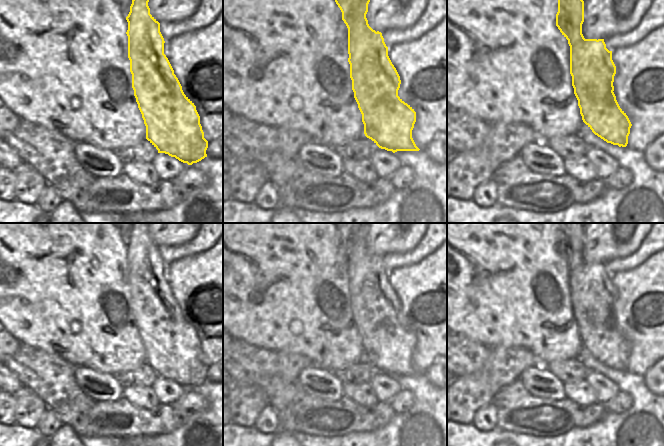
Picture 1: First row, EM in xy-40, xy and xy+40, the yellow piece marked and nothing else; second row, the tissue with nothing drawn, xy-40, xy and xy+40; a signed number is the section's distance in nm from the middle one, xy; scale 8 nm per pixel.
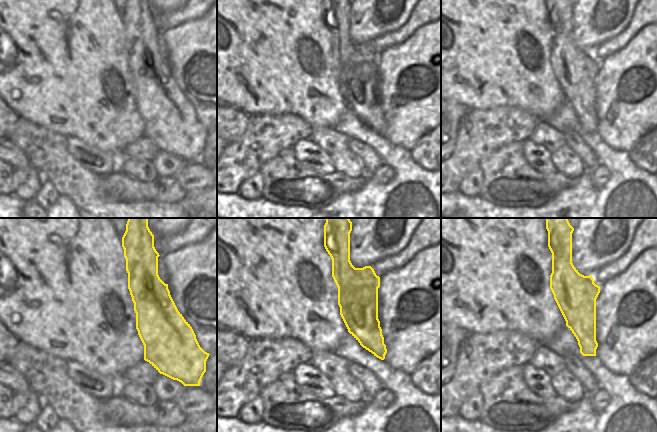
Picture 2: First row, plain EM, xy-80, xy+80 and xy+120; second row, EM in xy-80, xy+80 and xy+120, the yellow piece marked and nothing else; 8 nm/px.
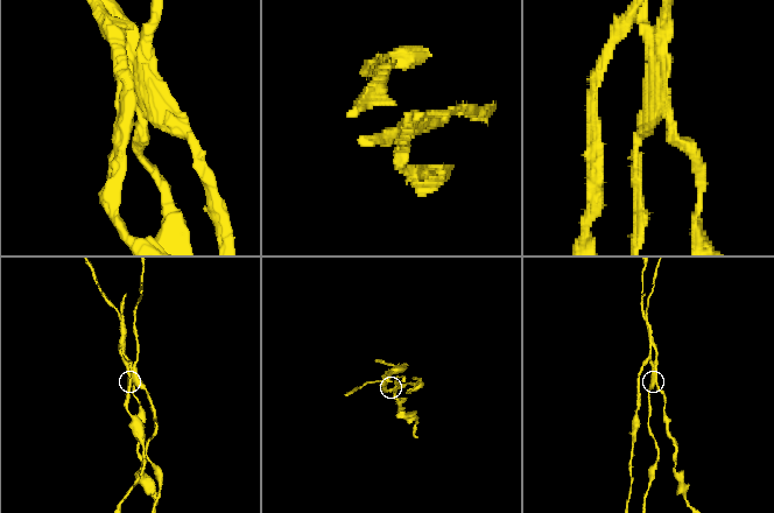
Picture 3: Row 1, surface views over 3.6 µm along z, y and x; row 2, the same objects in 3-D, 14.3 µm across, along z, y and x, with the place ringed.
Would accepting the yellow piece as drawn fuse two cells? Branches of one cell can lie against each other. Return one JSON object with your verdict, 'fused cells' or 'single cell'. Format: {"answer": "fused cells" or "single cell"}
{"answer": "fused cells"}

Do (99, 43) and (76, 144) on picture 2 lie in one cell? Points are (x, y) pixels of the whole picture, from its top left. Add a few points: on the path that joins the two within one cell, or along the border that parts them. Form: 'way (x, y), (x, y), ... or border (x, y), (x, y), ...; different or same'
border (66, 136), (79, 138), (98, 149); different

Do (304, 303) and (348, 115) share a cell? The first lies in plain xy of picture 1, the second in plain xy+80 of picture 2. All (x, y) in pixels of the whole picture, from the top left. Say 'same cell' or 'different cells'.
different cells

